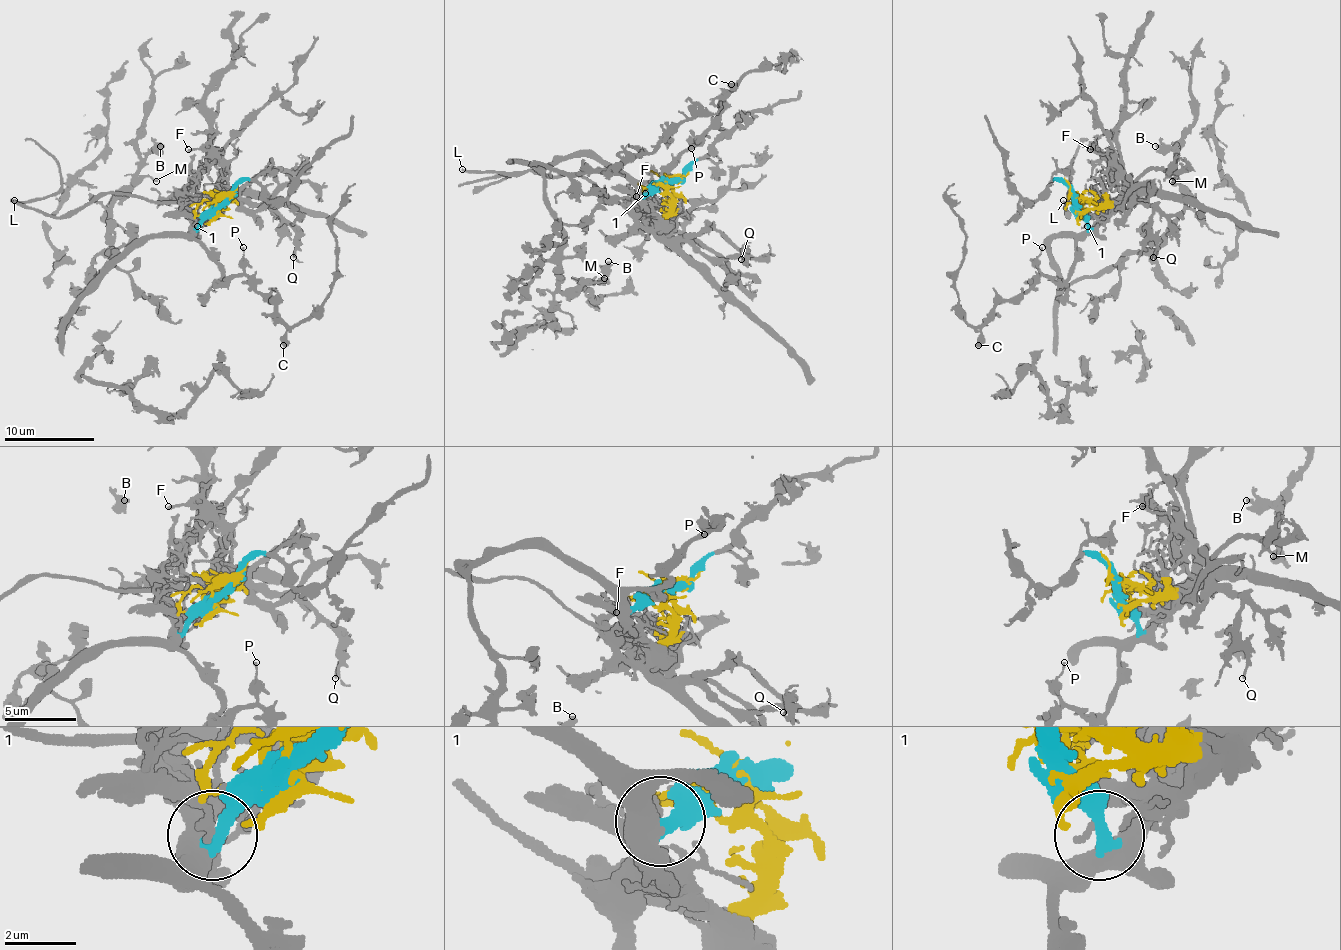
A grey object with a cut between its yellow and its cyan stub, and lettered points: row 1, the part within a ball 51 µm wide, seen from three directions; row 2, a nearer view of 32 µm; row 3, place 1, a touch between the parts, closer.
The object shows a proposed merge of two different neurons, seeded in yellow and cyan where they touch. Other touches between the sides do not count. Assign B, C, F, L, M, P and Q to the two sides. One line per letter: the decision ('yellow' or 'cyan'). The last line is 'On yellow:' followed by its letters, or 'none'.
B: cyan
C: cyan
F: yellow
L: yellow
M: cyan
P: cyan
Q: yellow
On yellow: F, L, Q

